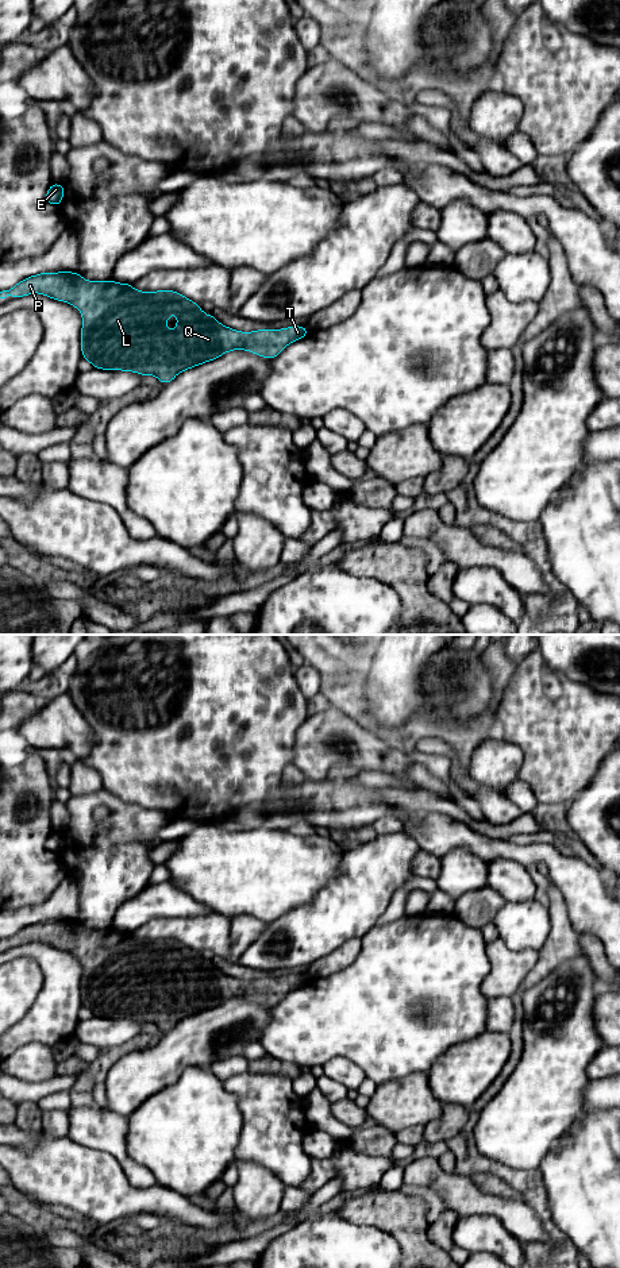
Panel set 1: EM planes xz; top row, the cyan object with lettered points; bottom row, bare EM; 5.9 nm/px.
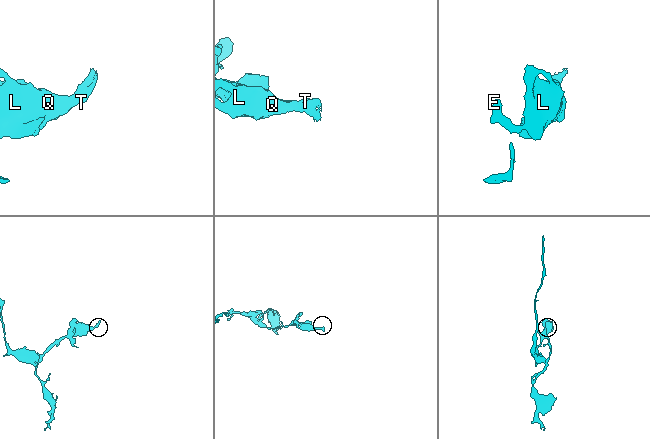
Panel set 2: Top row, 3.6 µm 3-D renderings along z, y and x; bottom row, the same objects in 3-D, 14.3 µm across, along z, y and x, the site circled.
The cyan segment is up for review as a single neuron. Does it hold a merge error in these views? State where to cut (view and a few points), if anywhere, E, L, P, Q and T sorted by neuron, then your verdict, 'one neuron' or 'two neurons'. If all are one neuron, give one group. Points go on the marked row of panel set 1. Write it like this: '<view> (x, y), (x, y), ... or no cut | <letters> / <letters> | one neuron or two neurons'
no cut | E L P Q T | one neuron

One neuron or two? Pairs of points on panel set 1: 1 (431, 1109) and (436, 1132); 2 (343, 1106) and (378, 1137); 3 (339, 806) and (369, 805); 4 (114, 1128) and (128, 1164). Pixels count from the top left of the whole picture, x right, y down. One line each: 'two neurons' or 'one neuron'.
1: two neurons
2: one neuron
3: one neuron
4: one neuron

